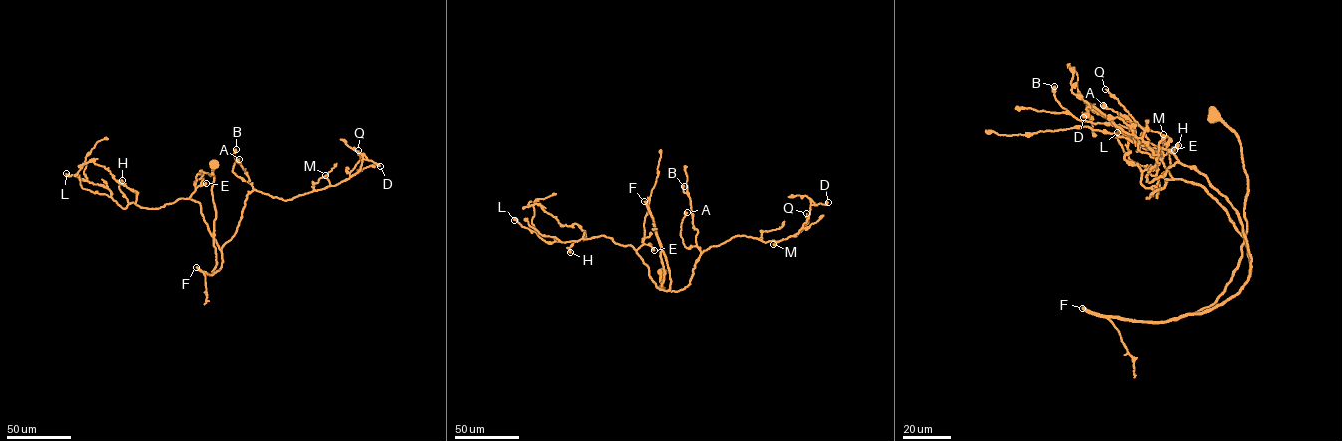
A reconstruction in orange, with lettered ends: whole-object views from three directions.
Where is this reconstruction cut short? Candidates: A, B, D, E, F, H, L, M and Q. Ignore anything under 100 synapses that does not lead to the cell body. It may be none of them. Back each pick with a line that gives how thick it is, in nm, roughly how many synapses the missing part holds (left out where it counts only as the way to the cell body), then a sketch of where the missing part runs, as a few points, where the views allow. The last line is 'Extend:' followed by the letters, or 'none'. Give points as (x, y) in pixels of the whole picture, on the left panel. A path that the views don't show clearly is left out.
F: 480 nm | 1000 syn | (196, 267), (182, 232), (167, 228), (162, 230), (162, 238), (160, 227), (177, 206), (203, 192), (214, 180)
Extend: F

